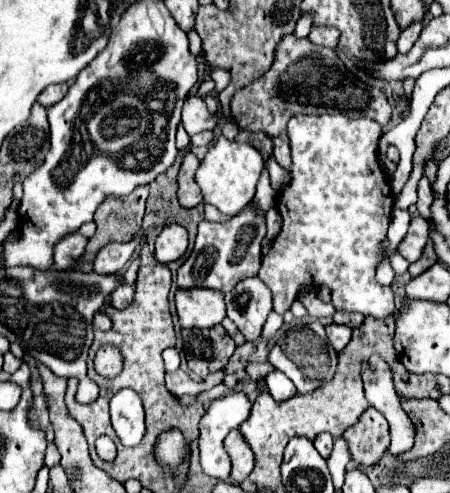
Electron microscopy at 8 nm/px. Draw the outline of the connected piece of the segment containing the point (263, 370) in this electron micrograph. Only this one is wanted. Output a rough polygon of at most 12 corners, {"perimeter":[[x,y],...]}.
{"perimeter":[[251,361],[246,366],[248,376],[256,381],[274,370],[269,362]]}

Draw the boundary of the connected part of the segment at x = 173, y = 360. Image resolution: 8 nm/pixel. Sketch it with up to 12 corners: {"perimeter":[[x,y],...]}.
{"perimeter":[[174,347],[162,353],[166,371],[180,367],[180,355]]}

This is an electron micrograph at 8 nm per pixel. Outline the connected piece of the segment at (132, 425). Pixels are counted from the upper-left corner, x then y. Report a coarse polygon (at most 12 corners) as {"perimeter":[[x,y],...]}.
{"perimeter":[[134,389],[110,399],[110,415],[120,441],[142,441],[144,407]]}

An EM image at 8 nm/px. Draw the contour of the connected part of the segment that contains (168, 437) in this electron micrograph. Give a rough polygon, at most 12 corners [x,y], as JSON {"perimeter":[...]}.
{"perimeter":[[180,431],[162,433],[156,459],[176,467],[188,457]]}

